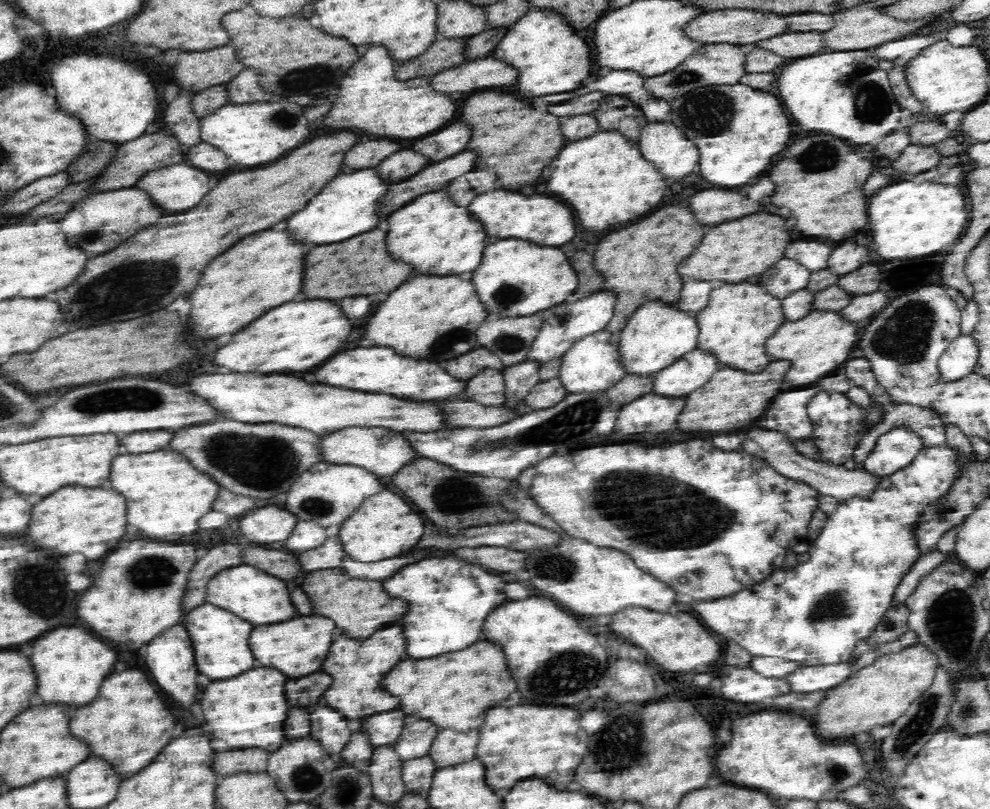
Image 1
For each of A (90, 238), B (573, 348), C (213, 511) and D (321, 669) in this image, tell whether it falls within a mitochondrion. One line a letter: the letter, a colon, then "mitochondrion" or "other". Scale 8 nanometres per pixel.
A: mitochondrion
B: other
C: other
D: other

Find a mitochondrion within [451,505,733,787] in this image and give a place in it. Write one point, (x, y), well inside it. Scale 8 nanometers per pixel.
(564, 672)

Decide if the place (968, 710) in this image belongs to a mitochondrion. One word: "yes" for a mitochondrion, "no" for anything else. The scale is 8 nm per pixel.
yes

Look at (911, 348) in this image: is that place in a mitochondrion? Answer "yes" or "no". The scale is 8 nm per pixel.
yes

